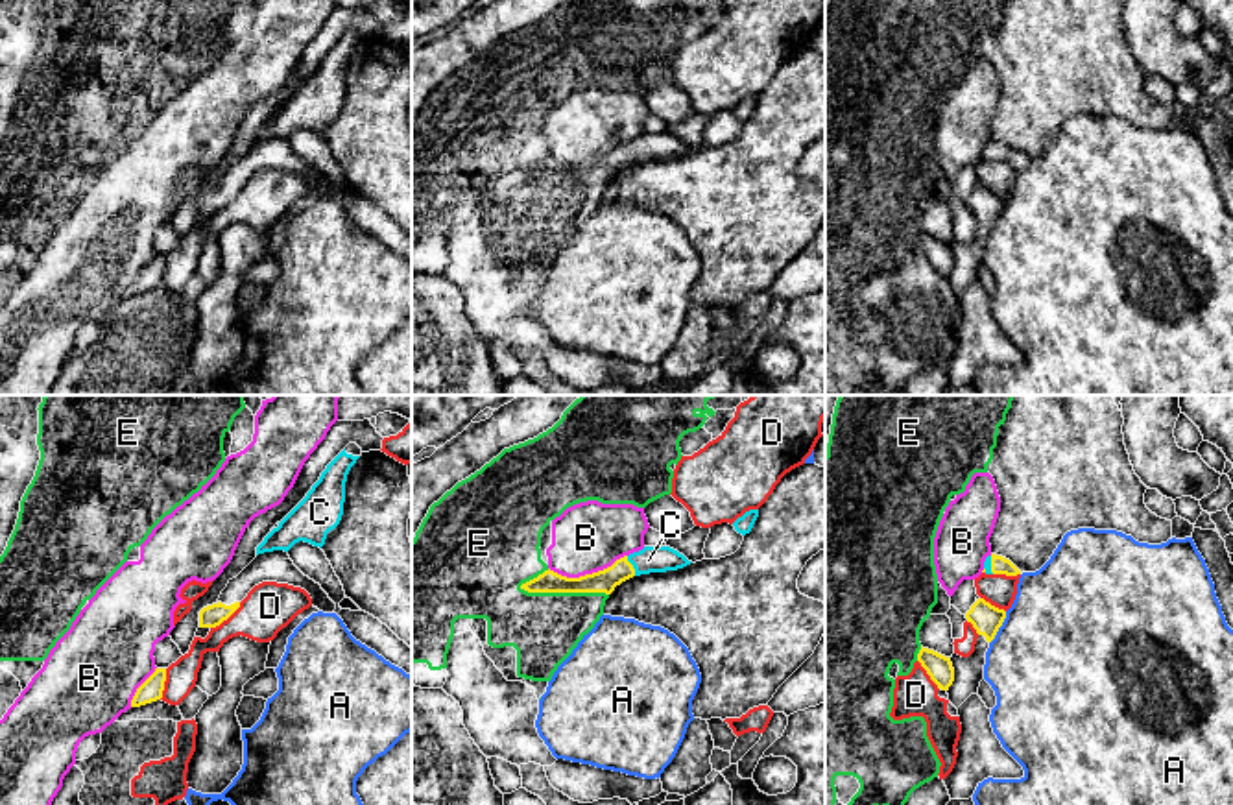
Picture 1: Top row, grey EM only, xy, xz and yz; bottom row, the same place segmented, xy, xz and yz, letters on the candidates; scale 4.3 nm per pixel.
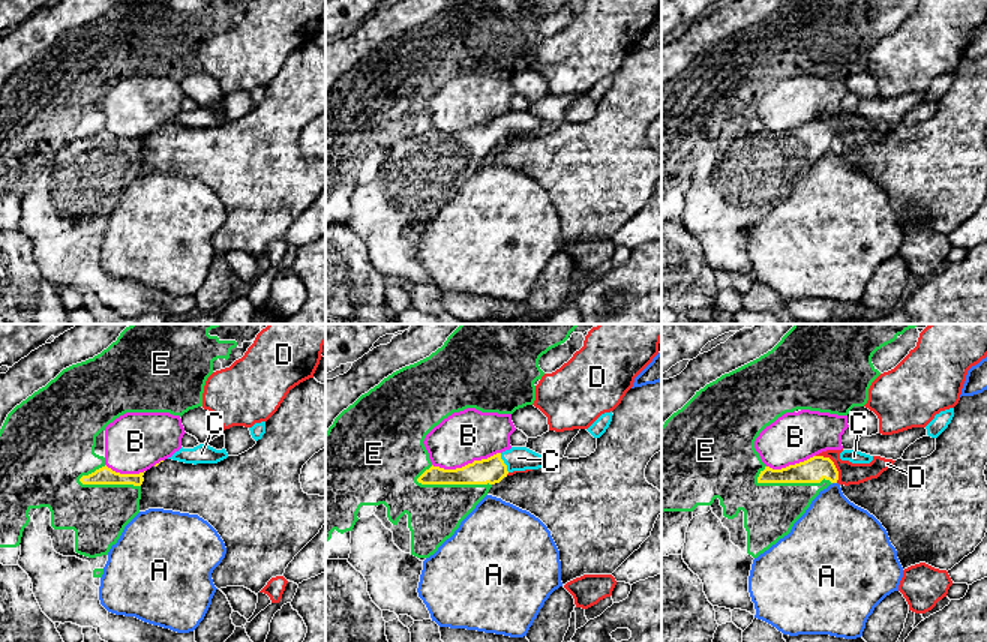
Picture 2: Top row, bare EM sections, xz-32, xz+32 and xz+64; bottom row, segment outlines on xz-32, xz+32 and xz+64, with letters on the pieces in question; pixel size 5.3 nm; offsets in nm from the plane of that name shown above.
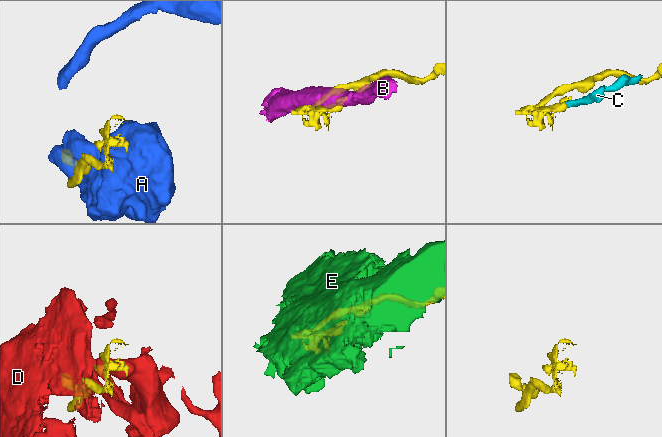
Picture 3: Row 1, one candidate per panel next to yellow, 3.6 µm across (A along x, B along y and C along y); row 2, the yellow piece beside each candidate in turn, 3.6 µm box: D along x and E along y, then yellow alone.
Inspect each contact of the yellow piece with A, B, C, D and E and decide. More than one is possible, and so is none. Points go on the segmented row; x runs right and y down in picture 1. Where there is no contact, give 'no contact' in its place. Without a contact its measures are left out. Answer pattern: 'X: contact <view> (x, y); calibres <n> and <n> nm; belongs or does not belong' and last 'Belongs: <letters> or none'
A: contact yz (999, 626); calibres 140 and 500 nm; does not belong
B: contact xz (587, 575); calibres 100 and 300 nm; does not belong
C: contact xz (632, 565); calibres 100 and 110 nm; belongs
D: contact xy (226, 619); calibres 100 and 220 nm; does not belong
E: contact xz (563, 591); calibres 100 and 300 nm; does not belong
Belongs: C

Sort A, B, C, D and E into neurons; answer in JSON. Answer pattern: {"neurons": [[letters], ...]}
{"neurons": [["A"], ["B"], ["C"], ["D", "E"]]}

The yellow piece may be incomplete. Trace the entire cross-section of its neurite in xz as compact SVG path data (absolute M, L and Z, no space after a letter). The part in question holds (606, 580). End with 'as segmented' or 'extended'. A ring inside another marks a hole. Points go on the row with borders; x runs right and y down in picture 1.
M644 547L639 552L616 559L611 567L585 574L580 578L567 578L554 571L545 571L537 578L521 585L528 593L605 593L611 595L622 582L650 574L677 571L690 565L683 554L670 547Z | extended

